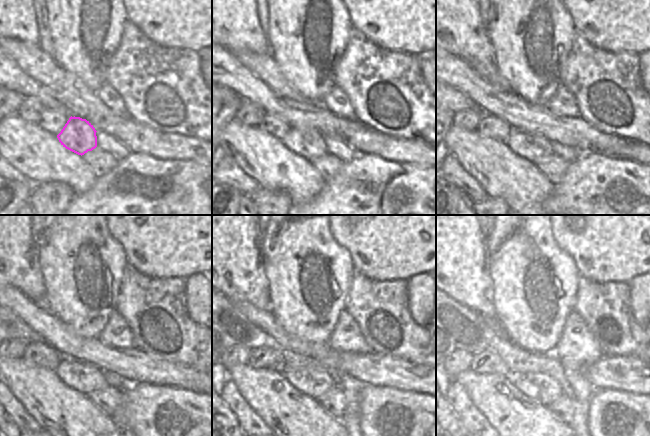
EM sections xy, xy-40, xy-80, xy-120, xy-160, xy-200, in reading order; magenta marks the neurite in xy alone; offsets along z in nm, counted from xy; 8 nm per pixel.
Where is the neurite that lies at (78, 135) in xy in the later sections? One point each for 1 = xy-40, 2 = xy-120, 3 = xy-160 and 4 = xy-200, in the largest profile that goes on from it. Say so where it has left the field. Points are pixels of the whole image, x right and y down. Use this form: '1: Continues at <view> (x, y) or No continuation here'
1: Continues at xy-40 (308, 143)
2: Continues at xy-120 (83, 377)
3: Continues at xy-160 (313, 381)
4: Continues at xy-200 (539, 386).

